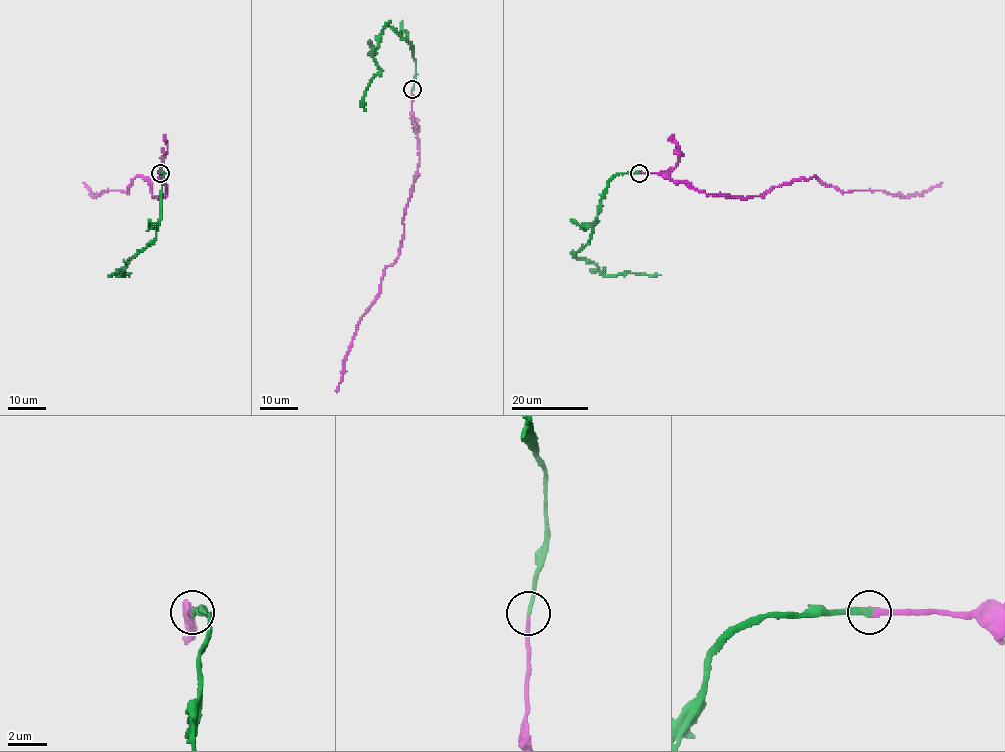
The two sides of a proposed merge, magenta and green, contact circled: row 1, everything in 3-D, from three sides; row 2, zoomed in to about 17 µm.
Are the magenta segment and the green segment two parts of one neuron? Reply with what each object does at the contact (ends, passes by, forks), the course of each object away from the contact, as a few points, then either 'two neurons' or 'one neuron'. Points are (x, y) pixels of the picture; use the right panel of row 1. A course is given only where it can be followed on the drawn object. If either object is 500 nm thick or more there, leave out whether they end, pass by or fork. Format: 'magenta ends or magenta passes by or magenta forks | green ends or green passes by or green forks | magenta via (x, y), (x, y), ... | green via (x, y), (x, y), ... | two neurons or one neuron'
magenta ends | green ends | magenta via (640, 172), (667, 174), (707, 194), (743, 198), (812, 176), (843, 192), (902, 196), (922, 194), (942, 183) | green via (639, 172), (617, 173), (608, 182), (592, 237), (575, 257), (592, 261), (604, 275), (627, 271), (660, 274) | one neuron

